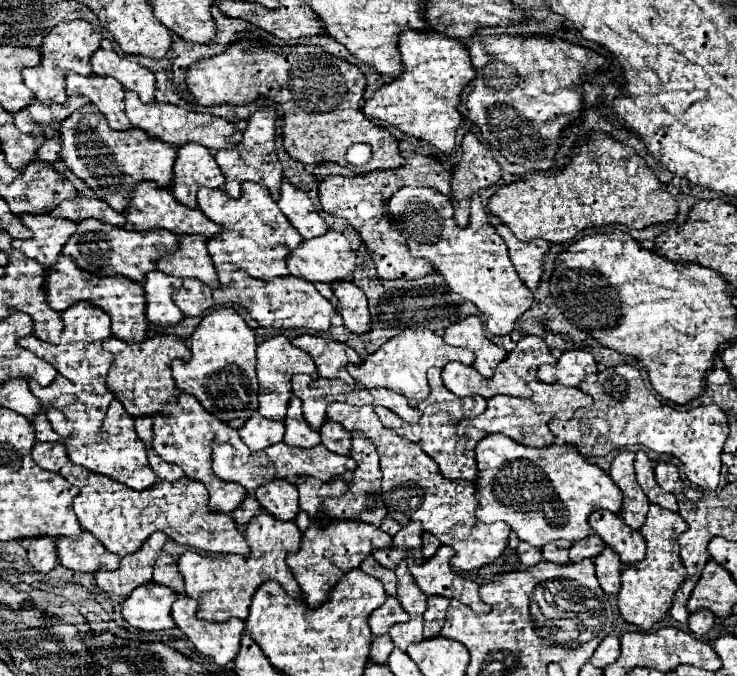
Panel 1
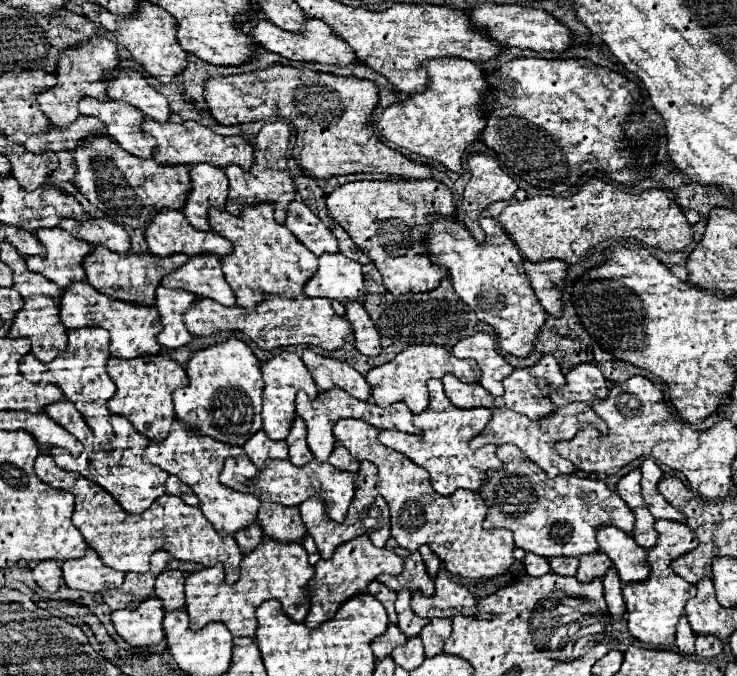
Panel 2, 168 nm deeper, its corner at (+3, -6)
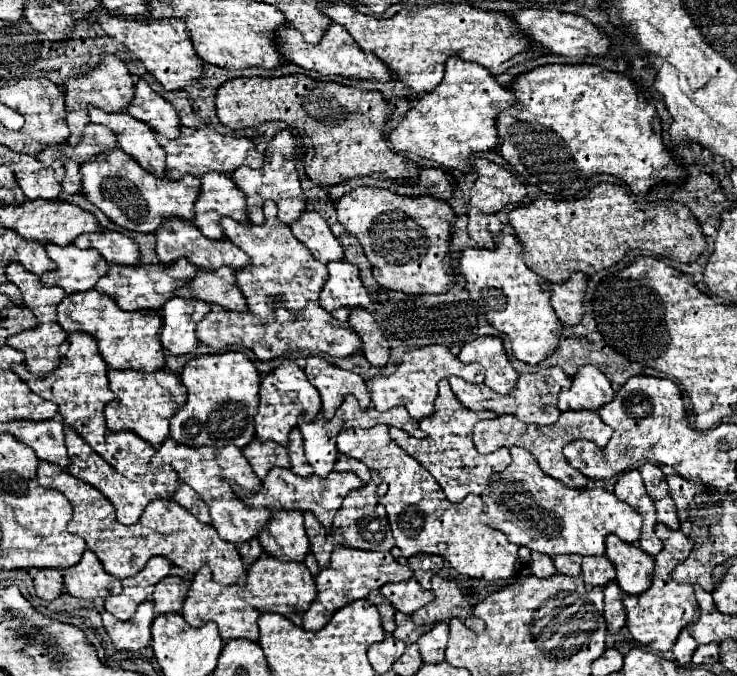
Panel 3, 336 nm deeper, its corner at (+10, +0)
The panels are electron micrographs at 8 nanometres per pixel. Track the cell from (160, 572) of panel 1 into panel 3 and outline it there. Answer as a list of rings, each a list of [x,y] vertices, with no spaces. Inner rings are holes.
[[[168,575],[154,585],[154,611],[162,613],[180,613],[184,593],[188,591],[188,581],[176,575]]]

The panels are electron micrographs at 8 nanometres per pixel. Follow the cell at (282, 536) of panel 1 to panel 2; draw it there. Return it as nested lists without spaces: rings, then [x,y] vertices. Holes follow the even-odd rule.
[[[269,537],[257,545],[255,551],[251,551],[243,559],[243,573],[241,579],[235,585],[225,583],[223,567],[207,567],[197,573],[191,573],[185,581],[185,611],[189,615],[193,629],[203,629],[211,621],[225,623],[227,629],[235,637],[255,637],[255,609],[267,601],[277,599],[281,603],[281,609],[287,611],[295,623],[303,623],[305,615],[309,613],[311,601],[309,601],[309,581],[313,579],[313,567],[307,561],[307,551],[299,543],[279,543]]]

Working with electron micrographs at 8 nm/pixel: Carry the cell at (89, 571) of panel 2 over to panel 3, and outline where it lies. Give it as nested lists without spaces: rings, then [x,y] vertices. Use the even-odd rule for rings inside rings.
[[[90,549],[84,551],[78,565],[72,565],[62,573],[66,591],[80,599],[96,599],[96,597],[104,599],[106,595],[116,595],[122,589],[120,579],[106,573],[100,559]]]

